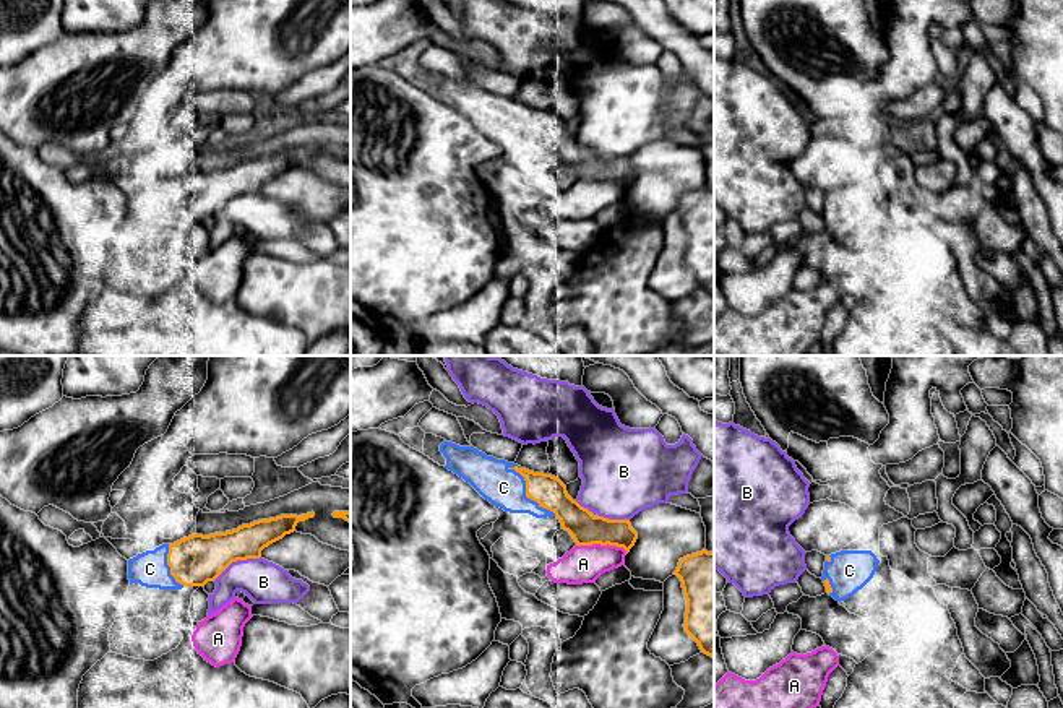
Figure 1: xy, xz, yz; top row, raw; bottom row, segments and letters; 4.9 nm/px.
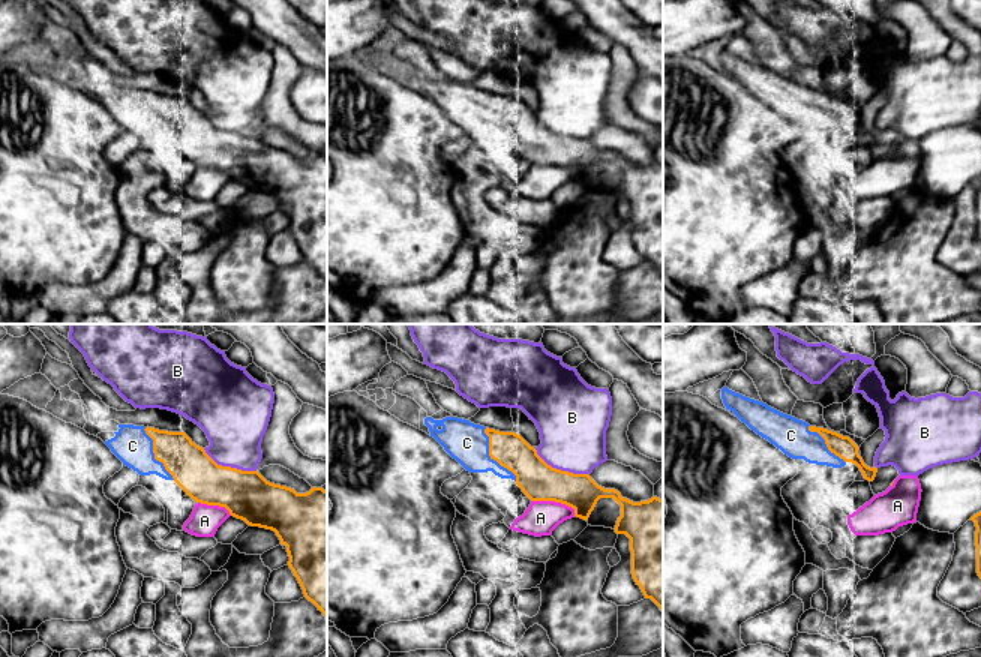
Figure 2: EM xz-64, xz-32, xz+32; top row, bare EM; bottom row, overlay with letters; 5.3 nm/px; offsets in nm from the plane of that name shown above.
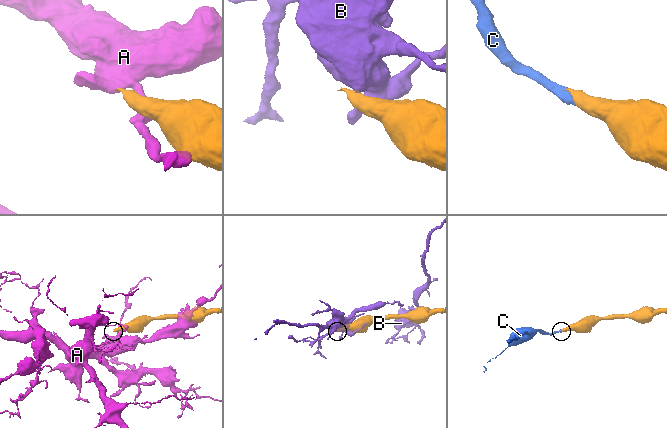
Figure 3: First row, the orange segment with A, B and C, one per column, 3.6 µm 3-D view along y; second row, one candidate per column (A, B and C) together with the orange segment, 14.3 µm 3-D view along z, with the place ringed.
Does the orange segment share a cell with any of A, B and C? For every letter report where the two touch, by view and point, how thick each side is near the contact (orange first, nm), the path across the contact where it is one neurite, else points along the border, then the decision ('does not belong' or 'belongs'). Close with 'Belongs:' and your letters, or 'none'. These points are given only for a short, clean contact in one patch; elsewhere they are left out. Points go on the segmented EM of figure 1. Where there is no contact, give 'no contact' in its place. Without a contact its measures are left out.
A: xz (602, 544) | 160/190 nm | along xz (576, 544), (615, 544), (627, 552) | does not belong
B: xy (236, 561) | 240/220 nm | along xy (260, 556), (232, 561), (213, 580) | does not belong
C: xz (526, 494) | 160/200 nm | across xz (547, 491), (544, 494), (526, 494), (503, 487) | belongs
Belongs: C

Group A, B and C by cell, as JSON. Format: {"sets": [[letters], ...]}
{"sets": [["A"], ["B"], ["C"]]}

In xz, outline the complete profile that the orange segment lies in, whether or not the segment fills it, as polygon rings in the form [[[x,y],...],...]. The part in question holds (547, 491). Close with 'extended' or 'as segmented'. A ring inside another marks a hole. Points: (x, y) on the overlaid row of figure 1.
[[[443,442],[440,451],[446,458],[445,468],[469,482],[492,505],[536,518],[557,516],[576,546],[609,544],[623,547],[628,554],[638,539],[630,520],[594,516],[552,474],[534,473],[451,442]]]; extended

